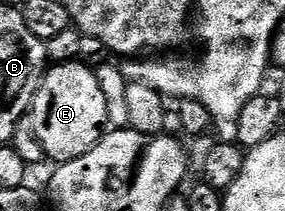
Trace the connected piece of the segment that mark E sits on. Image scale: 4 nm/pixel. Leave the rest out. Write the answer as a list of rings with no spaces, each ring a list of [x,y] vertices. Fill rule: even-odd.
[[[81,61],[72,63],[59,63],[51,66],[44,78],[40,89],[34,98],[32,108],[32,122],[36,125],[35,137],[40,141],[42,154],[47,160],[55,159],[55,164],[61,165],[72,161],[76,157],[84,157],[100,142],[107,130],[110,118],[108,117],[108,104],[104,101],[104,92],[100,90],[100,81],[93,66]]]

